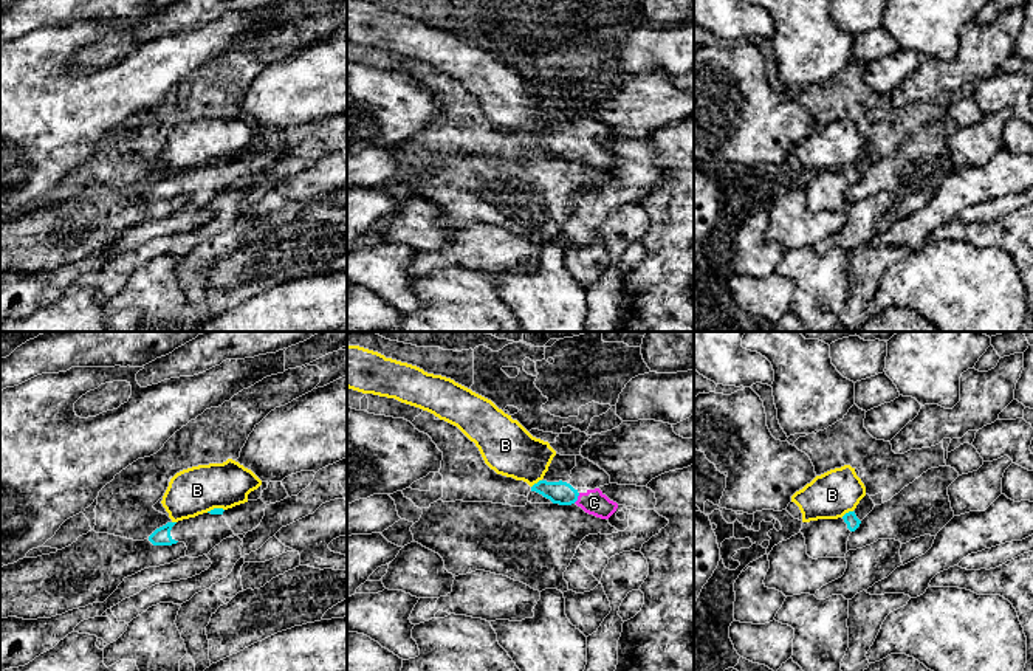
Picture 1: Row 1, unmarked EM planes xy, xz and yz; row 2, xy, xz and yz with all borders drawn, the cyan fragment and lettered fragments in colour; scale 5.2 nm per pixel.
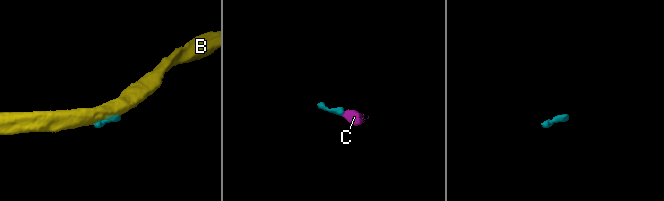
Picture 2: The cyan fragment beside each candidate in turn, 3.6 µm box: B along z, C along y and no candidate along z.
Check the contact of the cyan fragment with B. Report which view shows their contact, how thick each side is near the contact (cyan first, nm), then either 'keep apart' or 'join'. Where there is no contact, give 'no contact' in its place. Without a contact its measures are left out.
contact in yz; calibres 70 and 240 nm; keep apart

